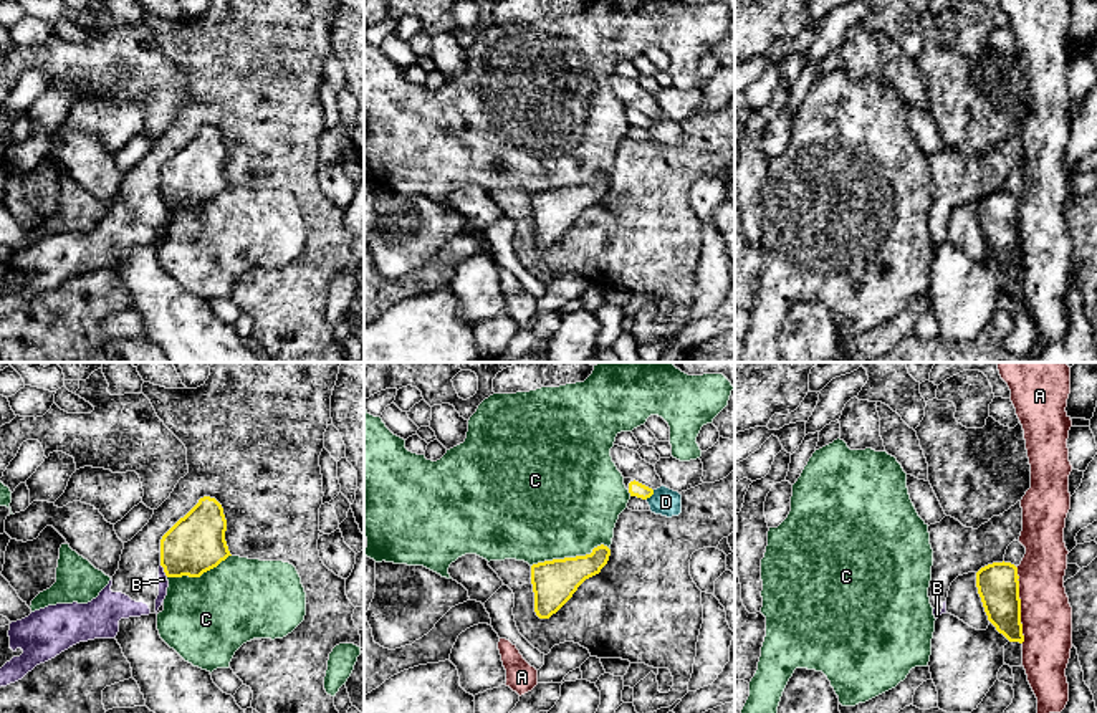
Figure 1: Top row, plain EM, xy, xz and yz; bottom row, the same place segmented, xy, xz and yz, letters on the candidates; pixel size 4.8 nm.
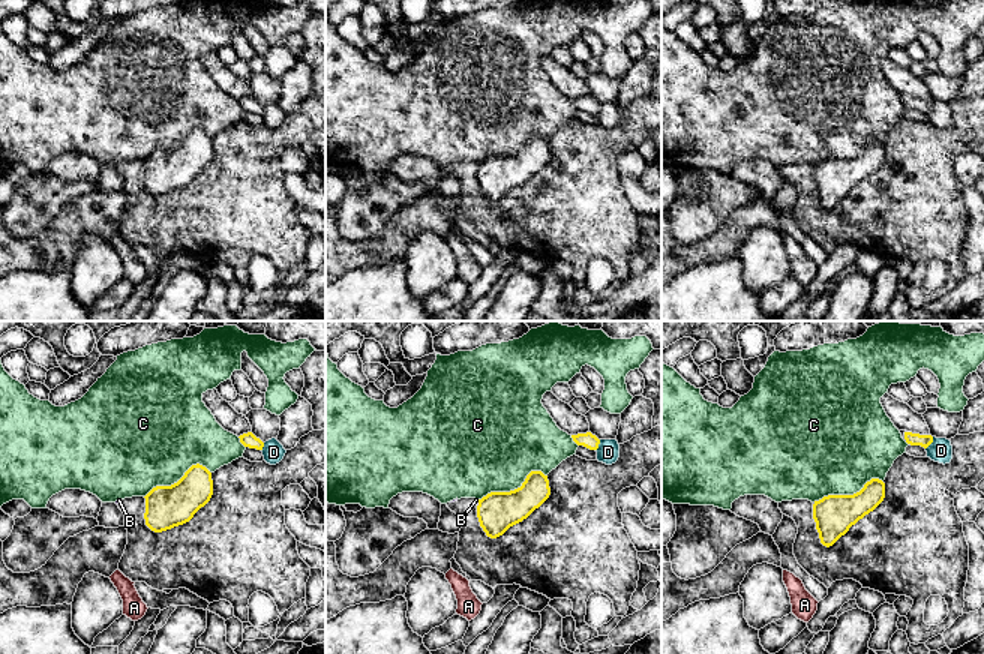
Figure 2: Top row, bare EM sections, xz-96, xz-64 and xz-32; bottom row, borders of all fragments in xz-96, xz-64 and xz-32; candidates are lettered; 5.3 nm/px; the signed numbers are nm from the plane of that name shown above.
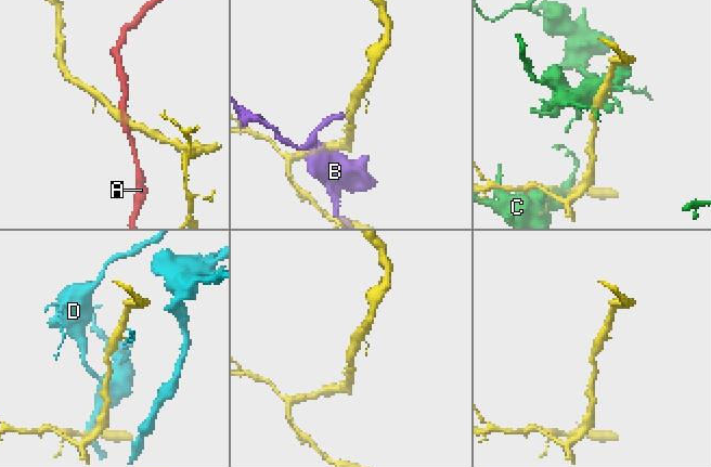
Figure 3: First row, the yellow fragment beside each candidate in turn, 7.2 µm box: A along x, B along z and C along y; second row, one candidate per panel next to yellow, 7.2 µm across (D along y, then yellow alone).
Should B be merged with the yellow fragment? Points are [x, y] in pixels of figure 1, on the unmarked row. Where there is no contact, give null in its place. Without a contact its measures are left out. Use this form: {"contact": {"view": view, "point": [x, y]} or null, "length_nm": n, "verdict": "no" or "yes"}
{"contact": {"view": "xy", "point": [164, 200]}, "length_nm": 70, "verdict": "no"}

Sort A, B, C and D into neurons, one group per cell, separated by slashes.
A / B / C / D

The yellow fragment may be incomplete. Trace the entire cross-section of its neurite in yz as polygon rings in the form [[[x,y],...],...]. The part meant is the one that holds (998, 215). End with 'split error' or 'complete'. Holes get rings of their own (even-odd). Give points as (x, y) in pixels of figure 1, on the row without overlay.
[[[993,192],[976,202],[976,217],[988,250],[1009,271],[1024,271],[1021,253],[1018,197],[1011,192]]]; complete

